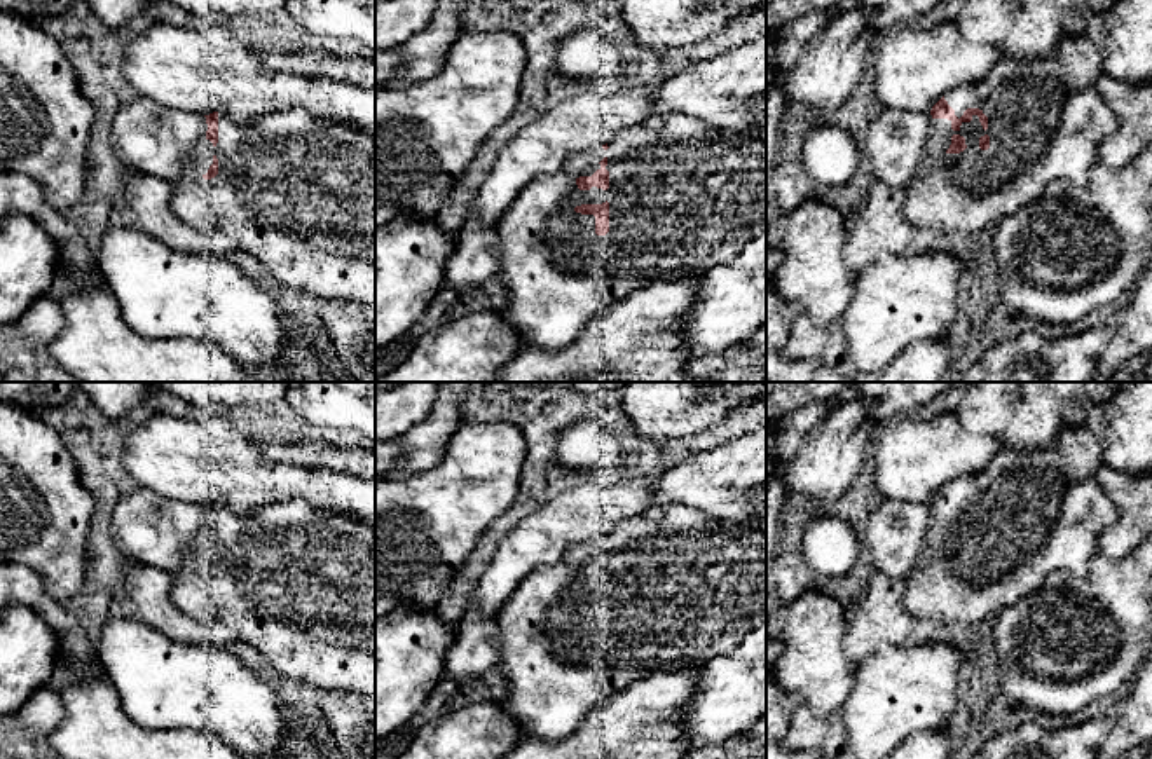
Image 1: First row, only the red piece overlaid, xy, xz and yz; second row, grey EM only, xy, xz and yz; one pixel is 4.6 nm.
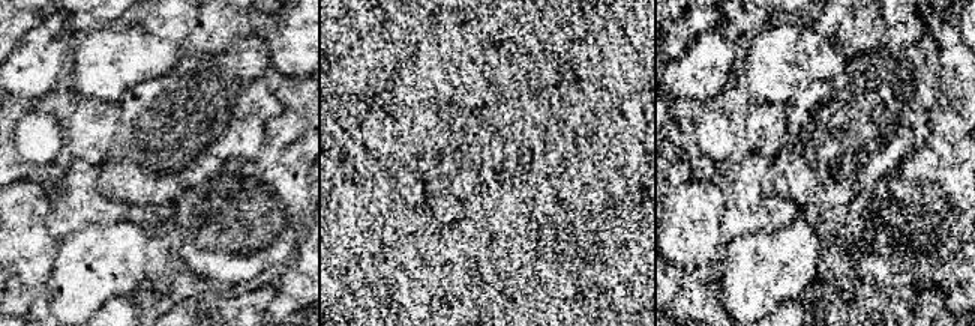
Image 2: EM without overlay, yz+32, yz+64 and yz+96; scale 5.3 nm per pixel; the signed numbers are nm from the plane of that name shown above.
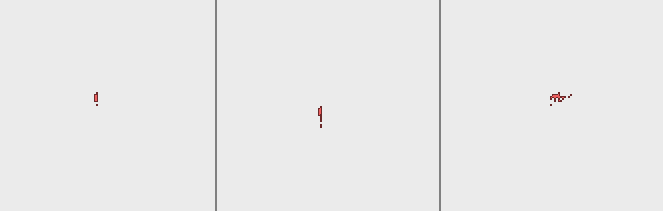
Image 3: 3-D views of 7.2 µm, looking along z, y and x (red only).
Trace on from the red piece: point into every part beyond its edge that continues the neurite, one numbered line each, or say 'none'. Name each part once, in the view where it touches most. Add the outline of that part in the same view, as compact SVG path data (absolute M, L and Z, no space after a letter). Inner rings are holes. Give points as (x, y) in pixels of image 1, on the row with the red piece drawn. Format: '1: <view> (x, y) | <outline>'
1: yz (1046, 117) | M1080 31L1061 35L1042 56L1002 54L986 77L953 85L944 99L955 115L960 119L967 108L979 108L988 117L988 129L983 129L977 115L962 122L958 131L951 129L948 119L932 119L920 168L906 188L906 216L925 229L979 232L995 229L1053 181L1084 185L1091 168L1100 162L1103 141L1121 124L1098 91L1103 72L1100 45ZM953 134L965 138L967 148L960 154L946 152Z

